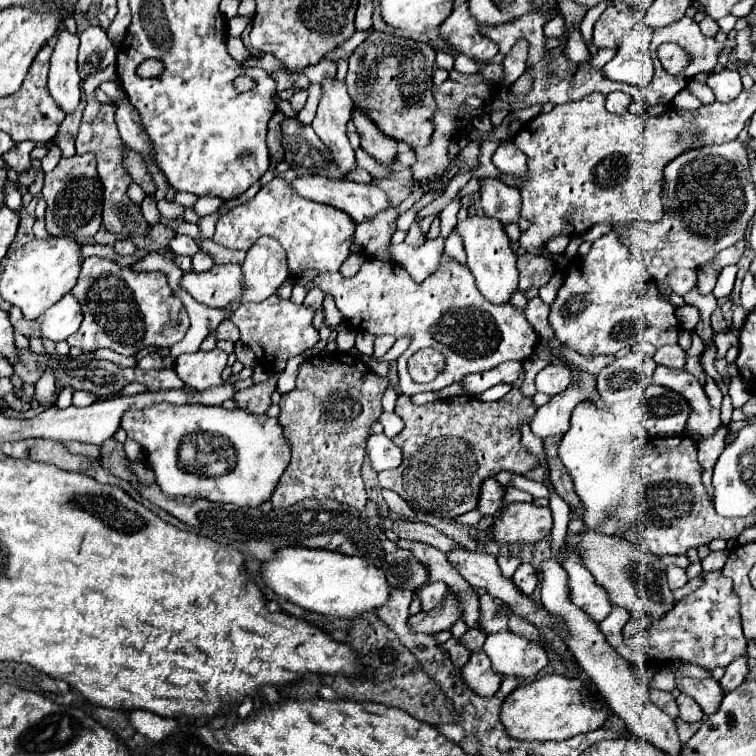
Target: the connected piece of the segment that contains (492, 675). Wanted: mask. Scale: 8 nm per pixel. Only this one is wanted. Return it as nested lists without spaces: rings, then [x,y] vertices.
[[[483,650],[471,652],[469,662],[463,666],[463,678],[469,684],[469,688],[481,696],[493,696],[503,680],[501,674],[493,672],[489,658]]]

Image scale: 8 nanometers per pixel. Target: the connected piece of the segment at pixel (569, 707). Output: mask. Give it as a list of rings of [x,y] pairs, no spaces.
[[[545,676],[531,684],[521,684],[501,708],[501,722],[505,724],[509,736],[519,740],[567,740],[577,734],[585,734],[591,730],[599,730],[605,726],[605,716],[609,716],[609,708],[597,704],[585,688],[581,688],[581,680],[567,676]]]

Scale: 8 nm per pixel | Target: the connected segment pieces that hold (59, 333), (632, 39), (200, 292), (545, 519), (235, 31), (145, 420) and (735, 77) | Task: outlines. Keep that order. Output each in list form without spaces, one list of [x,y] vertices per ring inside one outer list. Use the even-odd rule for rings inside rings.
[[[65,294],[57,304],[45,310],[43,316],[39,318],[41,336],[53,342],[65,340],[67,336],[79,330],[81,320],[83,320],[81,304],[77,304],[77,298],[73,294]]]
[[[639,22],[633,32],[623,38],[615,58],[603,66],[605,78],[633,86],[649,84],[649,80],[653,78],[653,62],[649,56],[651,34],[653,30]]]
[[[213,266],[207,272],[191,272],[181,278],[181,286],[201,304],[209,308],[225,308],[233,300],[241,300],[241,266]]]
[[[513,502],[499,512],[487,534],[499,544],[531,544],[547,538],[551,524],[549,508]]]
[[[233,16],[229,20],[229,36],[241,36],[241,32],[247,28],[251,20],[247,16]]]
[[[151,404],[149,408],[143,408],[143,410],[135,410],[131,408],[129,412],[125,412],[125,416],[121,418],[121,428],[127,432],[127,436],[131,436],[135,442],[139,442],[143,448],[145,448],[145,454],[147,454],[147,466],[153,470],[155,474],[155,482],[159,484],[159,488],[169,494],[169,496],[191,496],[191,498],[207,498],[207,500],[213,500],[213,502],[229,502],[229,504],[237,504],[237,506],[253,506],[257,508],[261,502],[269,500],[273,488],[277,486],[279,482],[279,476],[283,474],[283,470],[287,468],[289,464],[289,444],[283,440],[283,432],[281,432],[281,426],[277,422],[277,418],[269,418],[267,414],[251,414],[251,412],[245,412],[241,408],[235,408],[235,410],[225,410],[221,406],[177,406],[177,404]],[[203,434],[203,452],[201,452],[201,458],[195,456],[195,460],[185,460],[183,454],[179,456],[179,446],[183,444],[183,438],[185,436],[197,436],[197,440],[201,438]]]
[[[723,68],[717,74],[711,74],[707,78],[707,86],[713,90],[713,94],[715,94],[715,98],[719,102],[735,100],[743,90],[739,72],[737,70],[729,70],[729,68]]]

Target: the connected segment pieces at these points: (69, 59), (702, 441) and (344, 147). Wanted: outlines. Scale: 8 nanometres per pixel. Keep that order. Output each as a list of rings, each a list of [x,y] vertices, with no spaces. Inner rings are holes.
[[[63,30],[59,32],[59,40],[51,56],[49,92],[65,114],[73,114],[79,106],[81,76],[77,72],[77,48],[79,36]]]
[[[721,424],[715,434],[701,436],[697,440],[699,462],[701,462],[701,468],[703,468],[703,484],[709,488],[709,494],[713,494],[711,474],[713,474],[713,466],[715,466],[715,462],[719,458],[719,452],[725,448],[725,436],[727,436],[727,426]]]
[[[327,78],[321,86],[323,98],[319,102],[317,116],[311,126],[331,152],[339,170],[353,172],[357,170],[357,160],[355,150],[351,148],[347,138],[347,122],[351,120],[353,100],[349,100],[345,84],[337,82],[335,78]]]

